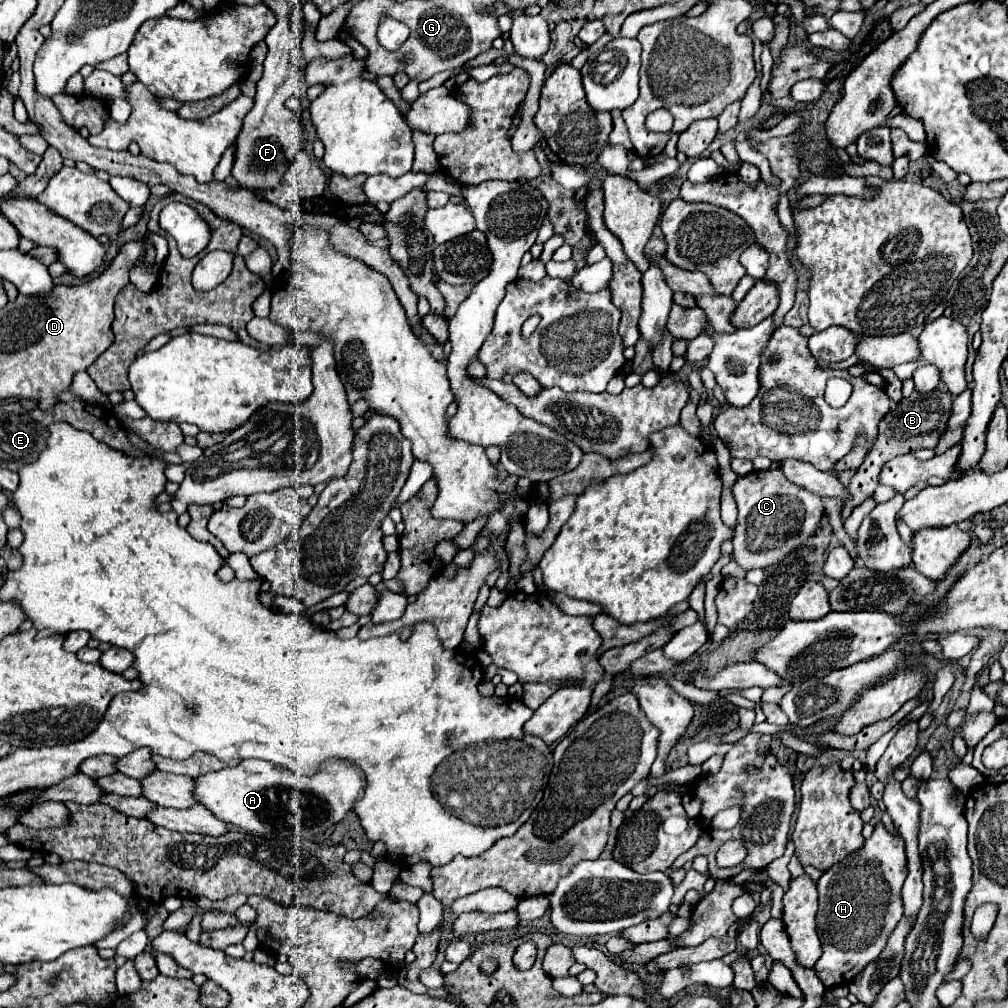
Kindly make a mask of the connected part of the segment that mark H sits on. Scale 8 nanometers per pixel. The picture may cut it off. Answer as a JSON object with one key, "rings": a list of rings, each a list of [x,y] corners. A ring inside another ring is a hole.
{"rings":[[[883,822],[875,824],[875,832],[865,840],[863,848],[843,858],[839,864],[831,866],[823,872],[817,882],[819,888],[819,914],[817,914],[817,930],[823,944],[823,954],[815,964],[819,970],[819,978],[823,978],[825,986],[843,986],[855,978],[869,962],[879,958],[883,948],[887,946],[887,938],[903,916],[903,898],[901,886],[907,876],[907,858],[905,858],[905,840],[899,834],[893,834],[885,828]]]}

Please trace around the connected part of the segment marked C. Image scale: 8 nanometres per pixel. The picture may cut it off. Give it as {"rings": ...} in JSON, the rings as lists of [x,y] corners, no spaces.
{"rings":[[[781,468],[761,472],[753,470],[751,474],[737,478],[731,494],[739,508],[737,530],[733,538],[733,560],[745,570],[767,568],[799,550],[801,544],[815,536],[815,530],[825,516],[823,500],[789,482]]]}

